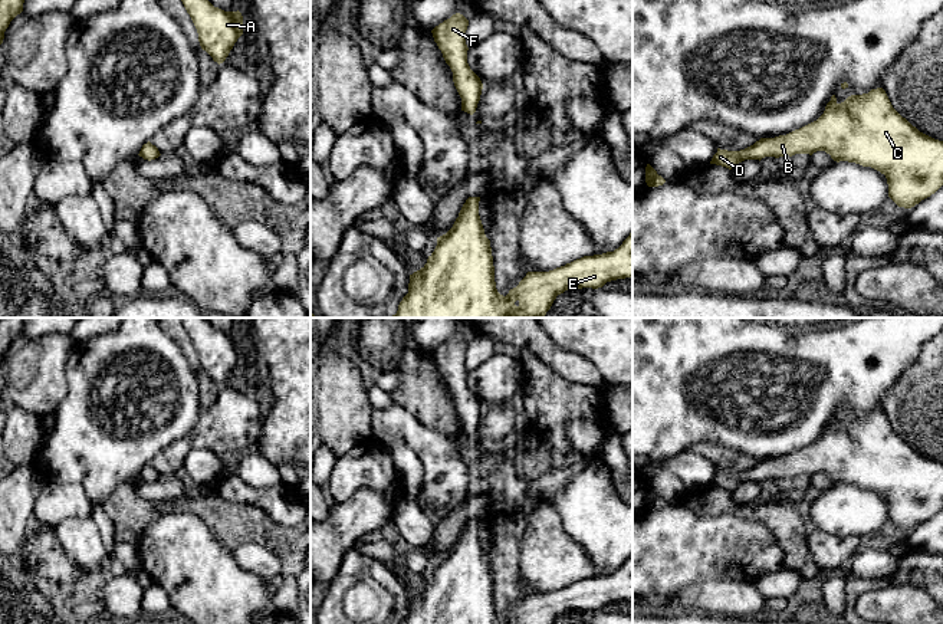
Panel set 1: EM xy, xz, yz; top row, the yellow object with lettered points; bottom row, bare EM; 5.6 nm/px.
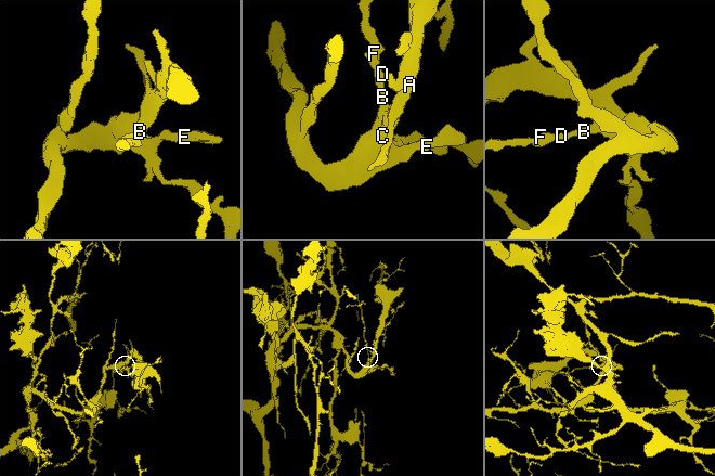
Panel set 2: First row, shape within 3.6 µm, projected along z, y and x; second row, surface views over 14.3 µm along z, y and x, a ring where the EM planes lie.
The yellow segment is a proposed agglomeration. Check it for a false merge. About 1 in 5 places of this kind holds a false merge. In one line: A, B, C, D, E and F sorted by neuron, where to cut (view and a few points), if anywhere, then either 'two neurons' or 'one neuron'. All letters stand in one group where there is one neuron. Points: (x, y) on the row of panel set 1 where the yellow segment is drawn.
groups A B C D E F; cut none; one neuron

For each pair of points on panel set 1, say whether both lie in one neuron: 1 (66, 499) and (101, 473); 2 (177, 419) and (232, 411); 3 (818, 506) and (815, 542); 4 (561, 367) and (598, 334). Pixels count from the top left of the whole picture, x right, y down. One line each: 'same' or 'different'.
1: different
2: different
3: different
4: different

